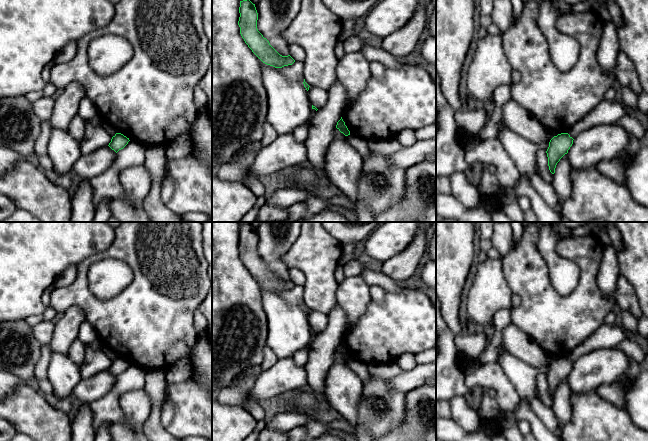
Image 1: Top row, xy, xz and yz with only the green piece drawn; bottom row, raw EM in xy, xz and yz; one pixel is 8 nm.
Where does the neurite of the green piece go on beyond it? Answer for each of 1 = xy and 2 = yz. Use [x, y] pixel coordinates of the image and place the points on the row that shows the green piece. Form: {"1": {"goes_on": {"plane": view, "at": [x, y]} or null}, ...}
{"1": {"goes_on": null}, "2": {"goes_on": null}}

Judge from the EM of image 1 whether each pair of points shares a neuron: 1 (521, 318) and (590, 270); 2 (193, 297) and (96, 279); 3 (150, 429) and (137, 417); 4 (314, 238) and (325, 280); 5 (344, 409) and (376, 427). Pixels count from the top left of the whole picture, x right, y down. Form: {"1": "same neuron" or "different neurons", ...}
{"1": "same neuron", "2": "different neurons", "3": "different neurons", "4": "same neuron", "5": "different neurons"}

